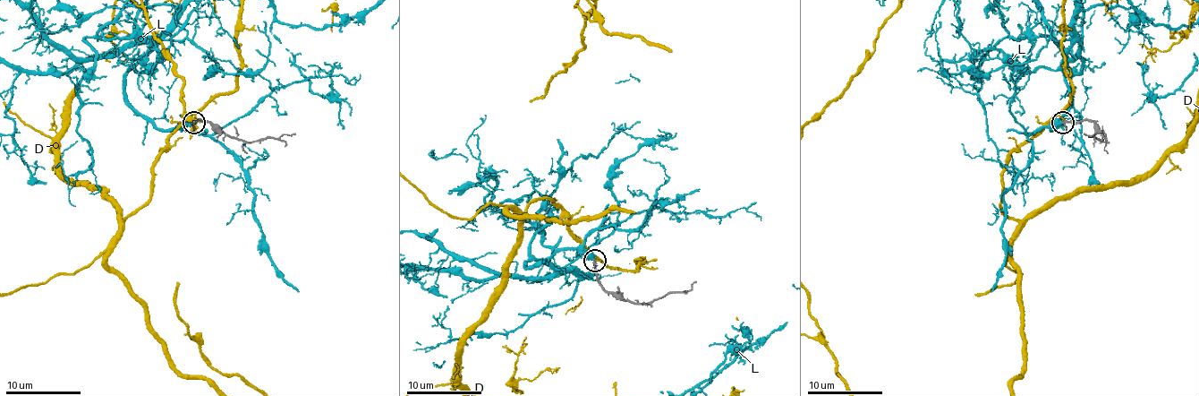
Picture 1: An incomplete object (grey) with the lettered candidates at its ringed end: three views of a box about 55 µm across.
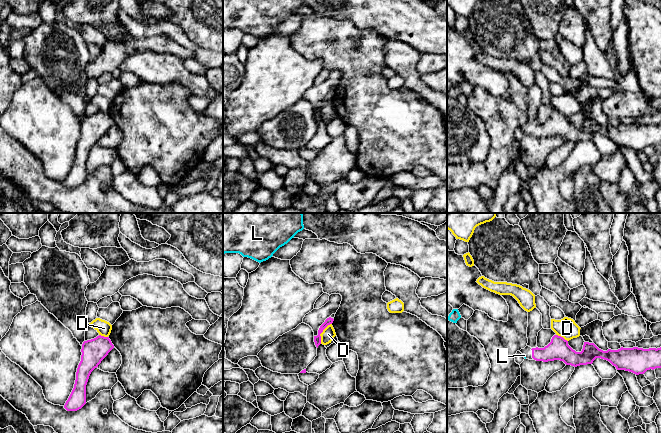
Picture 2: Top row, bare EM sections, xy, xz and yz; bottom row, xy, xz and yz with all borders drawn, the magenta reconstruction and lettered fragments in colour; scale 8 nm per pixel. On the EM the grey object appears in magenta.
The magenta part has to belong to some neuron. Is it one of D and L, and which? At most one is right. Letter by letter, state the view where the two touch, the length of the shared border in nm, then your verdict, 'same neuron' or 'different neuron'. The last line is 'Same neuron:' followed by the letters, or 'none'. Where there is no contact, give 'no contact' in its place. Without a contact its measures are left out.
D: contact in xz; length 190 nm; different neuron
L: no contact; same neuron
Same neuron: L

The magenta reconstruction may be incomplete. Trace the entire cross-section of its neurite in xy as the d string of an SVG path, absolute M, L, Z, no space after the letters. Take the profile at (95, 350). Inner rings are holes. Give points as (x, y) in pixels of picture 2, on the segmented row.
M101 335L83 342L74 388L64 405L67 411L77 411L86 404L86 385L89 376L113 348L109 337Z

